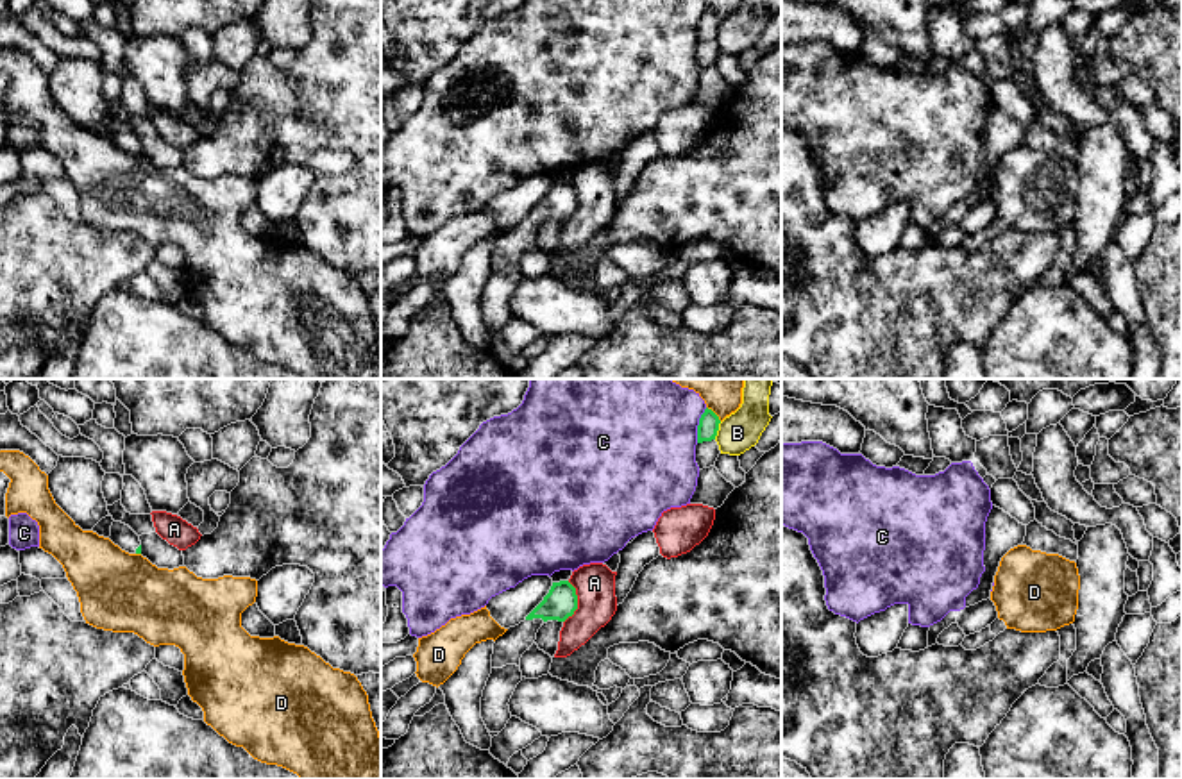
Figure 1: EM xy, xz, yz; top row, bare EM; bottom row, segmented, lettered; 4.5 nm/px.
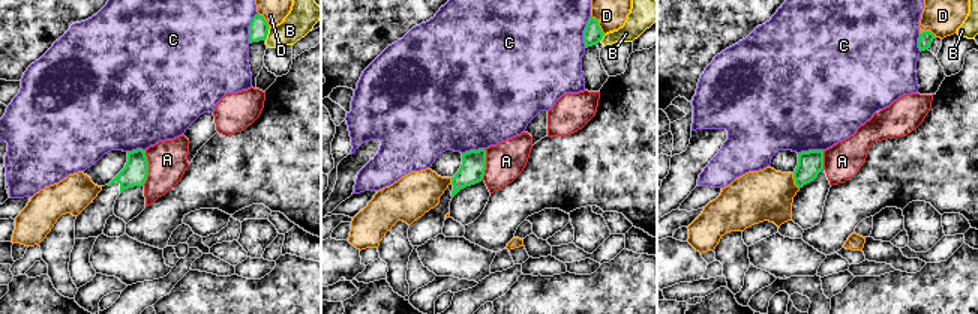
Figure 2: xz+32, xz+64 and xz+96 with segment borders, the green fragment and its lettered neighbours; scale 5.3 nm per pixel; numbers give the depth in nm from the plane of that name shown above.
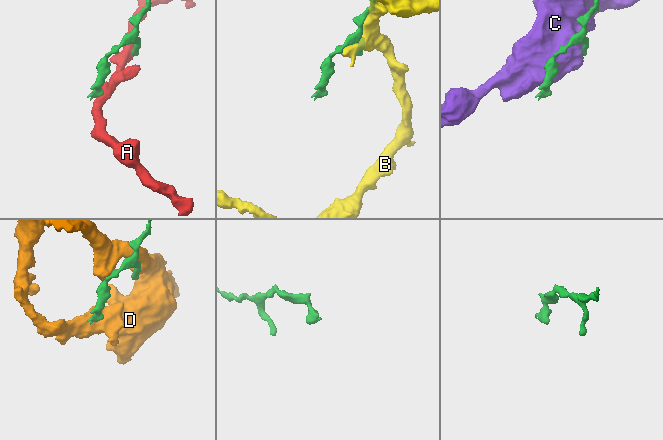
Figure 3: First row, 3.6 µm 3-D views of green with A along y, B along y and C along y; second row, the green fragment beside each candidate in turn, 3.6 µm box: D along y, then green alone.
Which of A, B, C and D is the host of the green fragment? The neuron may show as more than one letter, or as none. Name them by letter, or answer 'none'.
none

